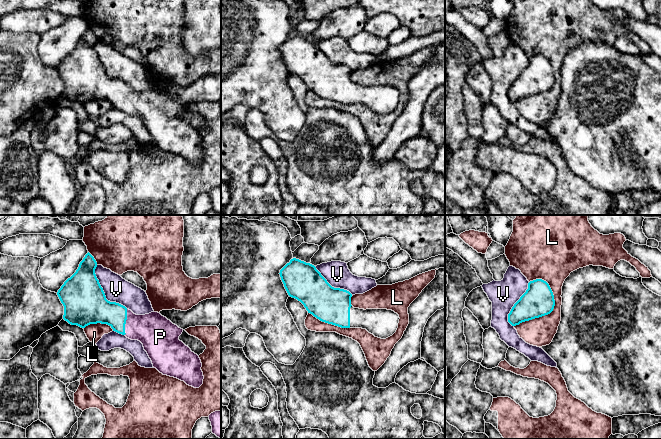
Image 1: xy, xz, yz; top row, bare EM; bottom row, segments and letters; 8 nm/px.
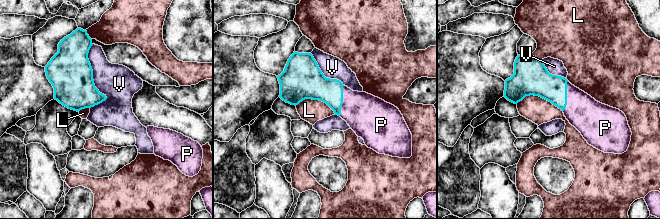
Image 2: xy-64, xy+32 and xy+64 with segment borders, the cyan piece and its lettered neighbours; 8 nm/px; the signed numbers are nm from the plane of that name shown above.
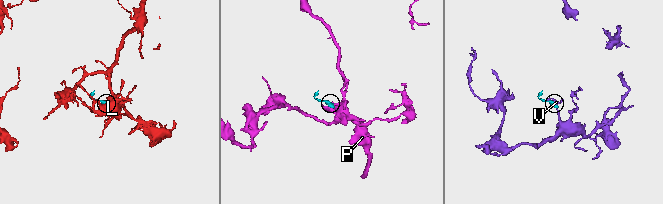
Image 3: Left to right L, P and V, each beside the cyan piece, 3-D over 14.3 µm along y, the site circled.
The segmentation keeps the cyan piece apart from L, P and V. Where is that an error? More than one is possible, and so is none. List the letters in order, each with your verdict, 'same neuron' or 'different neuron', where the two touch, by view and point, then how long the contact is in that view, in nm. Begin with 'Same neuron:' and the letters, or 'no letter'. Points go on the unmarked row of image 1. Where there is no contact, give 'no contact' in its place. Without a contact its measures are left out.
Same neuron: P
L: different neuron; contact yz (548, 89); length 460 nm
P: same neuron; contact xy (125, 98); length 200 nm
V: different neuron; contact xy (103, 68); length 440 nm

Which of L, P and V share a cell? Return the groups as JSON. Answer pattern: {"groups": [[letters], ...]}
{"groups": [["L"], ["P"], ["V"]]}

